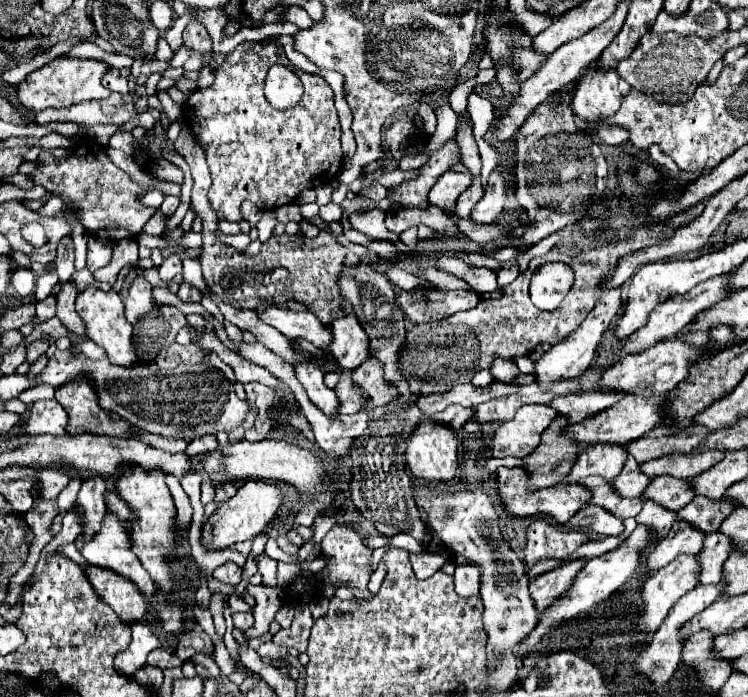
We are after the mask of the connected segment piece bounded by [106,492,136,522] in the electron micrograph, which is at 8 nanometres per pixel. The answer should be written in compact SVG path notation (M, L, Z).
M108 492L106 494L106 498L108 498L108 502L110 502L110 508L114 510L114 514L120 518L120 520L136 520L134 516L132 516L132 510L130 510L130 506L128 504L124 504L122 500L120 500L120 496L118 494L114 494L114 492Z

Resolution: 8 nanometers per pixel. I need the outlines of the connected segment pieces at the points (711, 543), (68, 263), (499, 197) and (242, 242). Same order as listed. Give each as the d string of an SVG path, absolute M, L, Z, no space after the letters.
M712 532L704 538L704 546L698 552L698 564L700 564L700 576L698 584L718 584L722 580L722 564L732 552L732 544L728 536L722 536L720 532Z
M68 236L62 238L58 244L58 256L56 256L54 264L56 264L56 272L60 276L60 282L66 282L70 278L70 274L74 272L74 244Z
M494 170L490 174L490 184L486 188L484 198L476 204L476 208L470 214L472 222L476 222L476 224L492 224L496 220L496 216L504 210L504 202L508 198L506 192L508 192L508 186L506 186L502 174L498 170Z
M218 228L216 234L218 234L218 238L220 238L222 244L226 244L226 246L234 246L236 250L246 250L248 244L250 244L250 236L248 236L248 234L242 234L242 232L236 234L236 236L226 236L226 234Z

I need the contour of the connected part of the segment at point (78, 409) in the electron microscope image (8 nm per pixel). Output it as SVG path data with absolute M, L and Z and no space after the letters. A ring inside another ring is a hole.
M74 380L66 388L58 388L56 400L68 414L66 432L70 436L76 434L104 434L118 438L132 438L130 424L114 422L102 408L98 408L94 400L94 388L86 384L86 380Z

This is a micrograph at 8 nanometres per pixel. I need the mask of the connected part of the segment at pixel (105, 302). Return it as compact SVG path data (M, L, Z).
M88 286L76 298L76 312L86 324L88 338L92 342L96 342L100 348L104 348L104 352L112 364L132 368L132 366L140 366L140 364L148 362L136 354L136 348L132 344L132 324L124 318L124 302L114 290L102 292L102 290L96 290L94 286Z

